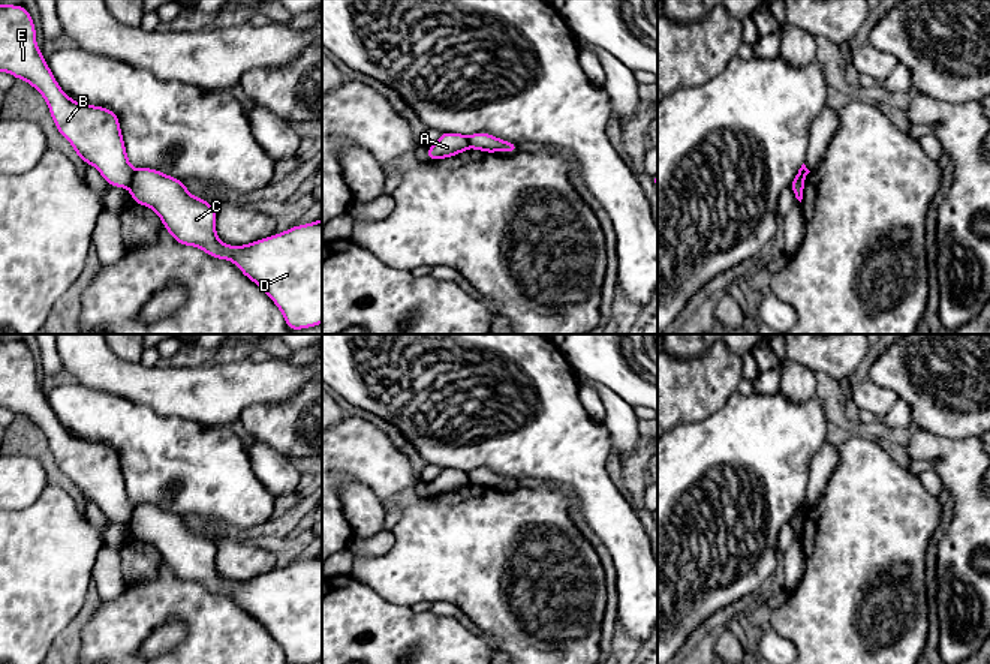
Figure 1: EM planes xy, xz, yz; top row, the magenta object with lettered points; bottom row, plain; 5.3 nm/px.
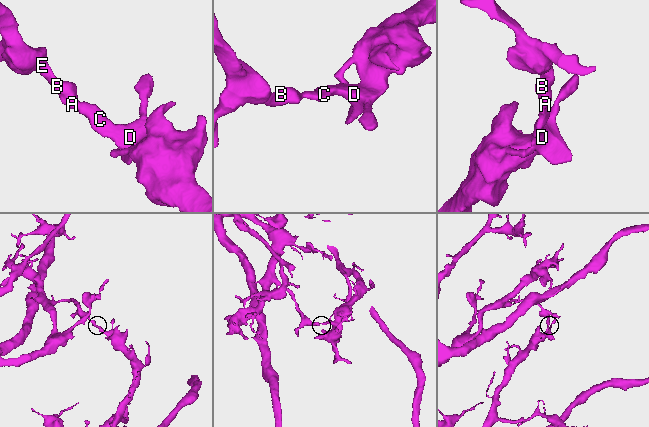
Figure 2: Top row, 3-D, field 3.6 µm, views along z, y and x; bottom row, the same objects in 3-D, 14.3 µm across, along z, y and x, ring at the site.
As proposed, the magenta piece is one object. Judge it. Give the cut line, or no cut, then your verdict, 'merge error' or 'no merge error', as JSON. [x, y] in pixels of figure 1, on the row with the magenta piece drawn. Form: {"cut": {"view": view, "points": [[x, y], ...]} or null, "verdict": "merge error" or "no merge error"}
{"cut": {"view": "xy", "points": [[135, 171], [128, 186]]}, "verdict": "merge error"}

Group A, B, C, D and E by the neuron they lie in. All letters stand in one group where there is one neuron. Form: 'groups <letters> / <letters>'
groups A B E / C D

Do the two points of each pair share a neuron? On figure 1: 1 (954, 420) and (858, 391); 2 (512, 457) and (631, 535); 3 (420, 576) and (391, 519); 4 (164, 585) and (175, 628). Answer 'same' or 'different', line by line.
1: different
2: same
3: different
4: different

